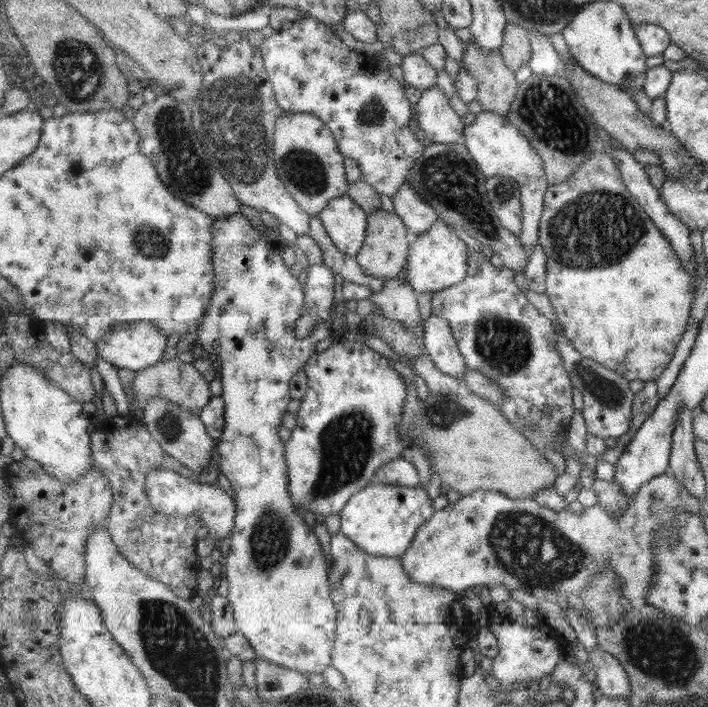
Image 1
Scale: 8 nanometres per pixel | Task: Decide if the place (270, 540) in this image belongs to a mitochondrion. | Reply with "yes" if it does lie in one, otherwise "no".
yes

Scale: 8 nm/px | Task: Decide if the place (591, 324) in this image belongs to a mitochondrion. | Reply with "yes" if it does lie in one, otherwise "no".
no

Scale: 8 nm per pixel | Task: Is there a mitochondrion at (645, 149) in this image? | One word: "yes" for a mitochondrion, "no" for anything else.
no

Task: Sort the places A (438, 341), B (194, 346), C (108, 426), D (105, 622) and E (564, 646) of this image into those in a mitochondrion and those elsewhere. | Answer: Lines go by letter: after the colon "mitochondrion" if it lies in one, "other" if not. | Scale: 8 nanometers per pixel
A: other
B: other
C: other
D: other
E: other

